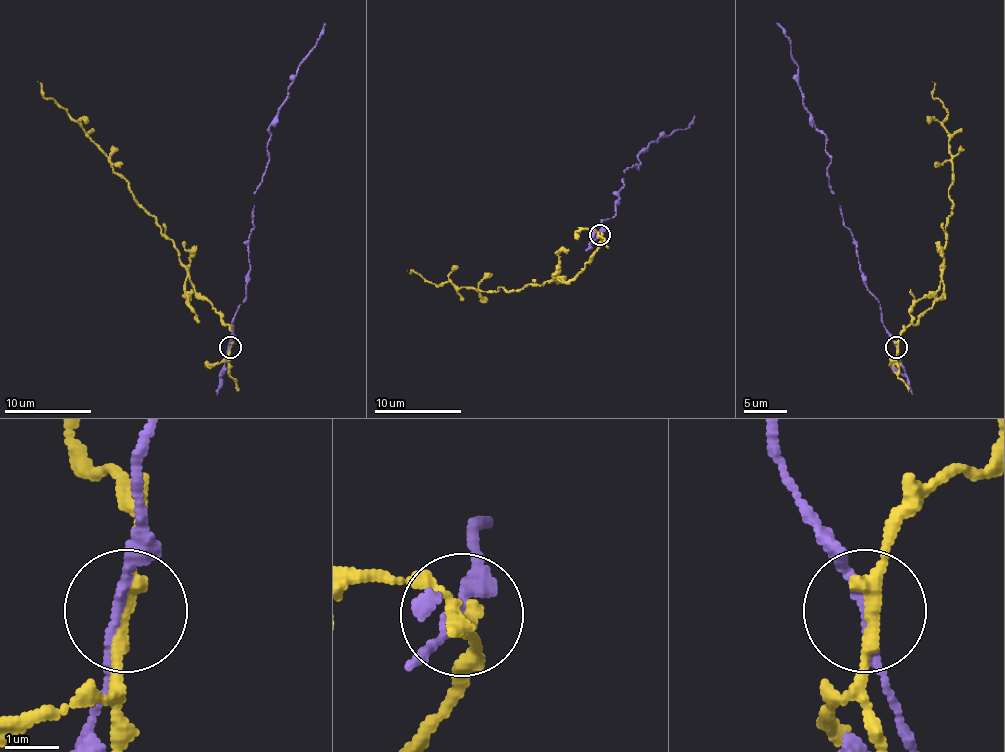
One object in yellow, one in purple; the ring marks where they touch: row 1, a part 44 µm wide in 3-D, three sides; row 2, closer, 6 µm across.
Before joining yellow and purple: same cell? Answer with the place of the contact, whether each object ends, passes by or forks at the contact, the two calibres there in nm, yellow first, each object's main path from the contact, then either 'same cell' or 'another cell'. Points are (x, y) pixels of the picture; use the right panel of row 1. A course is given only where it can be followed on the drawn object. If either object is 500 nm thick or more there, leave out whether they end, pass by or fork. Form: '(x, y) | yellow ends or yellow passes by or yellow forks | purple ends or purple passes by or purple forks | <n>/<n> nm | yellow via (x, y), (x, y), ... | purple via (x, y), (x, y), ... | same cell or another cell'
(896, 347) | yellow passes by | purple passes by | 240/160 nm | yellow via (896, 347), (904, 330), (943, 293), (952, 158), (943, 125), (946, 108), (933, 95), (933, 82) | purple via (896, 347), (880, 304), (867, 288), (856, 241), (828, 184), (826, 136), (802, 101), (789, 38), (776, 23) | another cell

